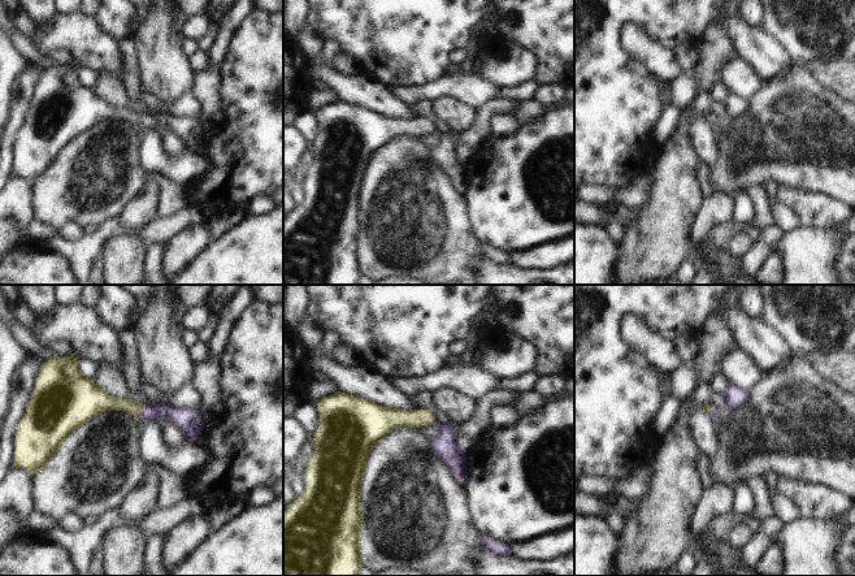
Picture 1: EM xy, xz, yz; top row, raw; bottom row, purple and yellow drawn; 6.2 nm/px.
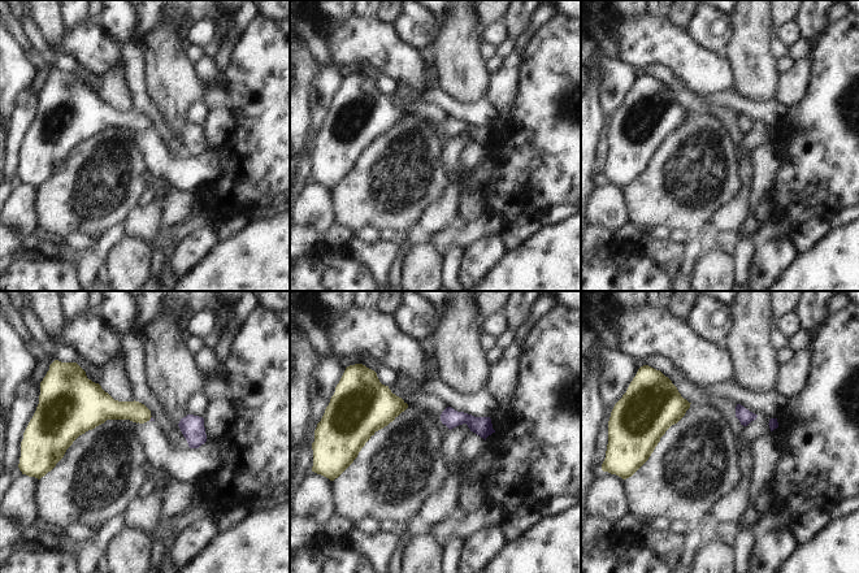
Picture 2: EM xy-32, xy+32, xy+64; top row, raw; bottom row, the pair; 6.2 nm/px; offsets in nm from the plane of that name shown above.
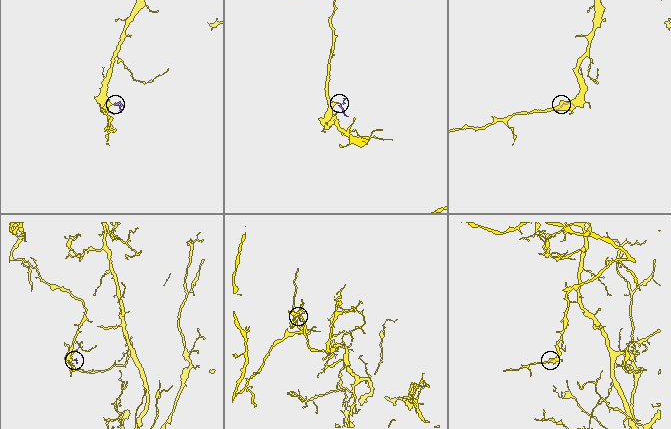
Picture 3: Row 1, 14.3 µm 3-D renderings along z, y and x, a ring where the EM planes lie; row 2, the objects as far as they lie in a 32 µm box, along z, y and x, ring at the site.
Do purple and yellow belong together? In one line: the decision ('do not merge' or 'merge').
merge

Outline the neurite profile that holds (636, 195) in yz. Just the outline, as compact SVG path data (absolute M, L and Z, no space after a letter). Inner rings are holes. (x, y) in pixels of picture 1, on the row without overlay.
M644 169L639 177L626 187L620 189L611 203L622 204L626 208L641 209L648 204L654 186L652 169Z

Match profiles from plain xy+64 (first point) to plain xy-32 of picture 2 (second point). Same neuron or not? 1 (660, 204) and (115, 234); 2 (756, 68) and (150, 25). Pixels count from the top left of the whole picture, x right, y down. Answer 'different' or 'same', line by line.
1: different
2: different

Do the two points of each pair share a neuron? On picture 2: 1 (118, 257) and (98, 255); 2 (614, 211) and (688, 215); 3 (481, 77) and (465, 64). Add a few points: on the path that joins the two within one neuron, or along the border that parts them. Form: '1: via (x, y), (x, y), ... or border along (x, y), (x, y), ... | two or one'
1: border along (122, 237), (109, 251), (104, 261) | two
2: border along (624, 189), (630, 221) | two
3: via (477, 76), (469, 68) | one

